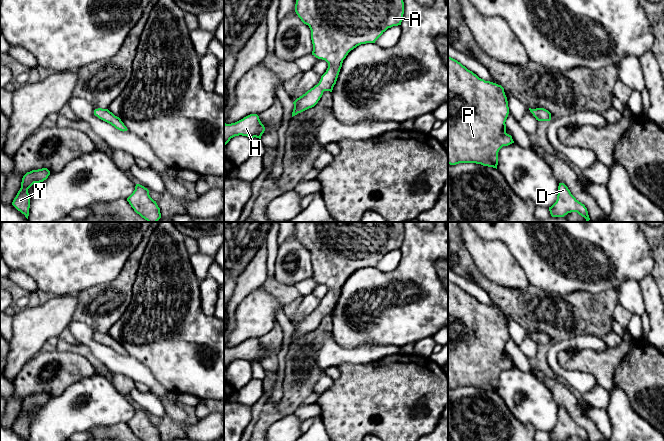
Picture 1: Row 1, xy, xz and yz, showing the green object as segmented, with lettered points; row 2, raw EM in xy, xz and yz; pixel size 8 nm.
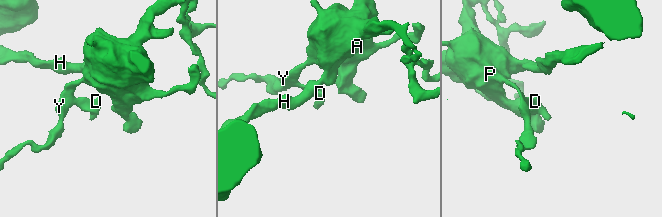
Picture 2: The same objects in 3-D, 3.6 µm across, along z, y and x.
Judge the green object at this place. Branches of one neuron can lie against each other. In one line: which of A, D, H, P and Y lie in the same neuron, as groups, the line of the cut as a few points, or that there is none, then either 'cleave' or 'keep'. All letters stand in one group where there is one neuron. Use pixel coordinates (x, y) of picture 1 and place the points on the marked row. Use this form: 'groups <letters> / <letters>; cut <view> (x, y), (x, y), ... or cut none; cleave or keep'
groups A D H P Y; cut none; keep

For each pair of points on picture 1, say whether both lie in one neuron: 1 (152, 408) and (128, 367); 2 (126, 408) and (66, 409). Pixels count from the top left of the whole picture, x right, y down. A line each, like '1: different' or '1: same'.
1: different
2: same

